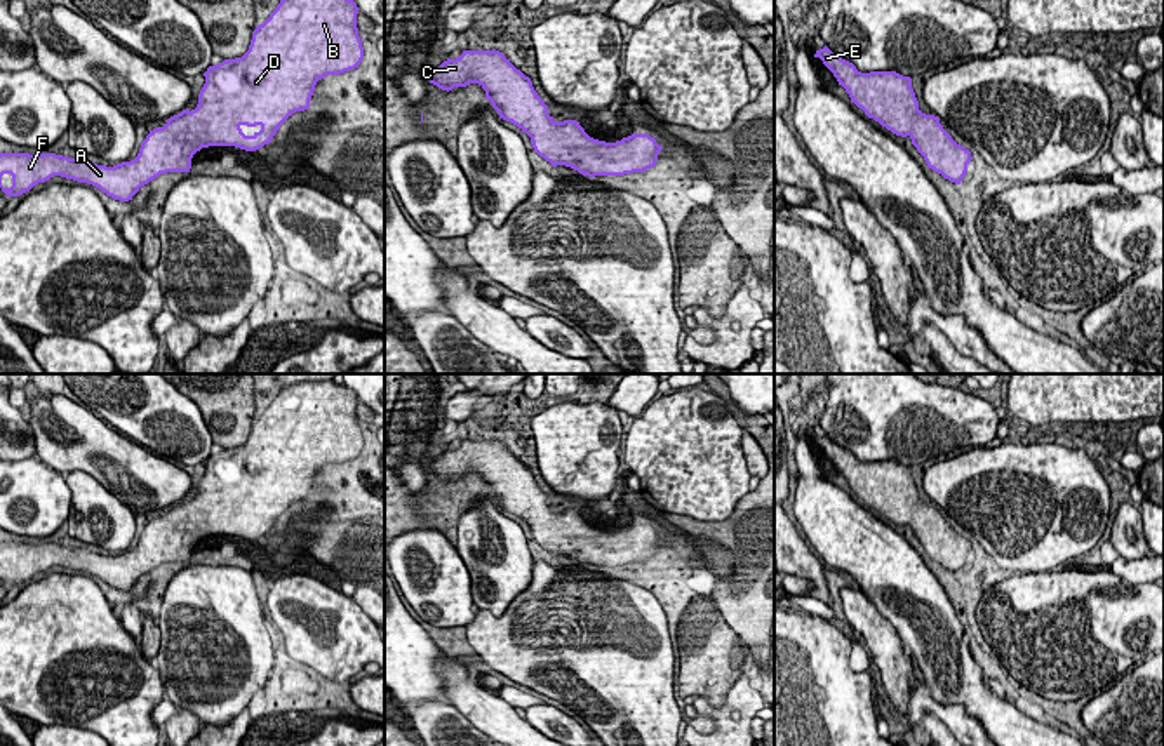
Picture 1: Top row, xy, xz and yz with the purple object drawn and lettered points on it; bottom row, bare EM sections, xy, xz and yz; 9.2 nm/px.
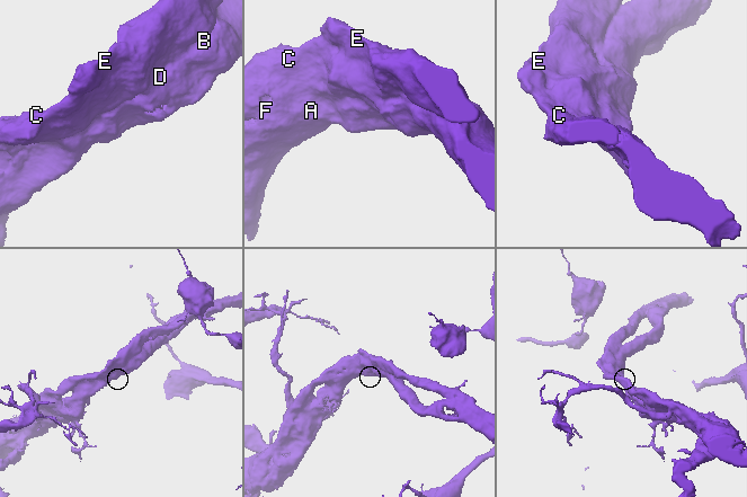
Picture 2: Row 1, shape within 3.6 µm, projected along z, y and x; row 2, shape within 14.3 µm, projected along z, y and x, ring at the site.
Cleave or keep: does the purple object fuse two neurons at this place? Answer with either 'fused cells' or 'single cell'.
single cell

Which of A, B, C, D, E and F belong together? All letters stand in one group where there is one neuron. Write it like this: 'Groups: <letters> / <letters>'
Groups: A B C D E F

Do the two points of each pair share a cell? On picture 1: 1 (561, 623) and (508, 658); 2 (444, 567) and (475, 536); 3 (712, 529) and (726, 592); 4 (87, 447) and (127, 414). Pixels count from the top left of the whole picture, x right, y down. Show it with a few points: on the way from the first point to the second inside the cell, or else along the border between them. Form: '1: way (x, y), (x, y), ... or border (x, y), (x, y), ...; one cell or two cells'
1: way (548, 635), (540, 642), (521, 646); one cell
2: border (454, 546), (467, 569), (472, 592); two cells
3: way (729, 538), (742, 550), (742, 574); one cell
4: border (113, 426), (148, 449); two cells

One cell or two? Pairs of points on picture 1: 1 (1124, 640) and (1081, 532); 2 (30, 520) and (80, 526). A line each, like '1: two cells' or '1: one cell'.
1: two cells
2: two cells

